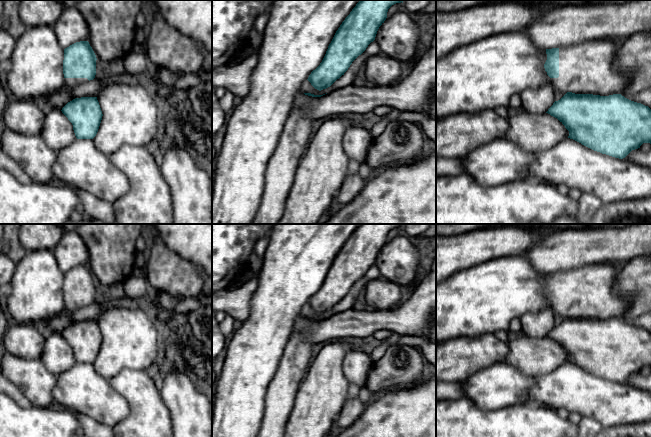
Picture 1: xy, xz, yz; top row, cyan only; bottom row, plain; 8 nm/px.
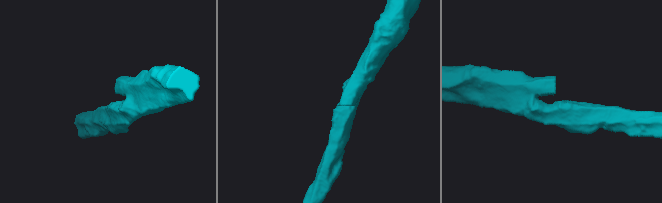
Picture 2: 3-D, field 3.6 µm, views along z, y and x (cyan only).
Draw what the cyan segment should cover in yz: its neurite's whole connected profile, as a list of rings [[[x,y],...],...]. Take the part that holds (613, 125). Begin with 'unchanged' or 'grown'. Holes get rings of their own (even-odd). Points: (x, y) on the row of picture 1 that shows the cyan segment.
grown | [[[612,39],[596,40],[582,44],[546,49],[544,64],[554,89],[566,94],[548,109],[546,113],[557,118],[569,131],[568,138],[582,145],[615,158],[623,159],[643,143],[651,144],[651,109],[641,103],[631,101],[621,93],[627,86],[627,76],[614,68],[614,60],[620,48],[620,41]]]

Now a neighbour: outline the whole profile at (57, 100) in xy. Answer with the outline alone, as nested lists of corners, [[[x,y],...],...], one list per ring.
[[[94,78],[86,83],[75,87],[63,87],[57,92],[53,92],[47,96],[48,103],[52,109],[62,110],[62,108],[75,98],[81,97],[97,97],[100,91],[105,87],[105,83]]]

